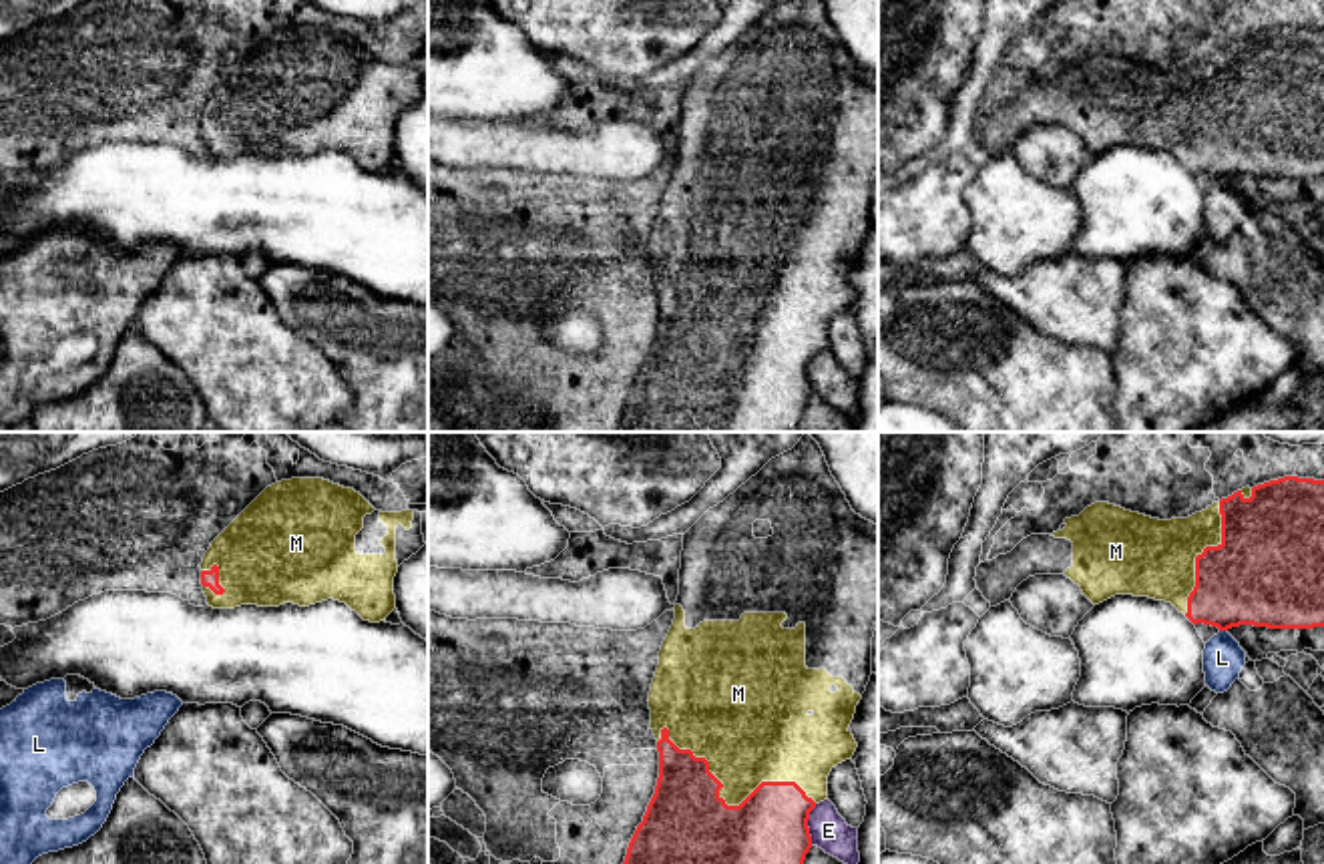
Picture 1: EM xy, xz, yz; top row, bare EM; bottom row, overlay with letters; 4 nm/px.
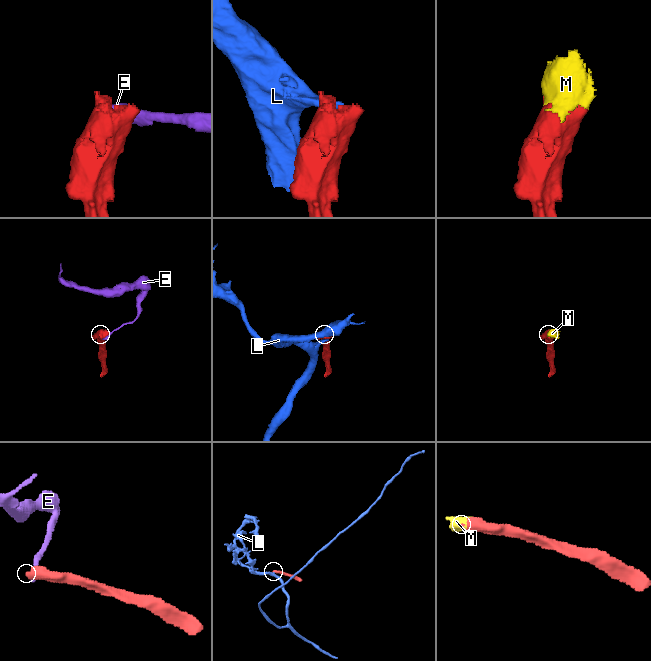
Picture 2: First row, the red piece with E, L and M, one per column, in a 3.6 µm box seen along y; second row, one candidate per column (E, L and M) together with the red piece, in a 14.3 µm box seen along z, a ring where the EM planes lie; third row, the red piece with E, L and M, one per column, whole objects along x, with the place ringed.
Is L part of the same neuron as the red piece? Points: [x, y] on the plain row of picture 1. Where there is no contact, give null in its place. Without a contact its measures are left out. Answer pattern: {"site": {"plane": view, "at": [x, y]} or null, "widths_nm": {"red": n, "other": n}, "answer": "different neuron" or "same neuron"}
{"site": {"plane": "yz", "at": [1224, 179]}, "widths_nm": {"red": 380, "other": 160}, "answer": "different neuron"}

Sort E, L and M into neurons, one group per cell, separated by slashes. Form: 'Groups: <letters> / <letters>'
Groups: E L / M

